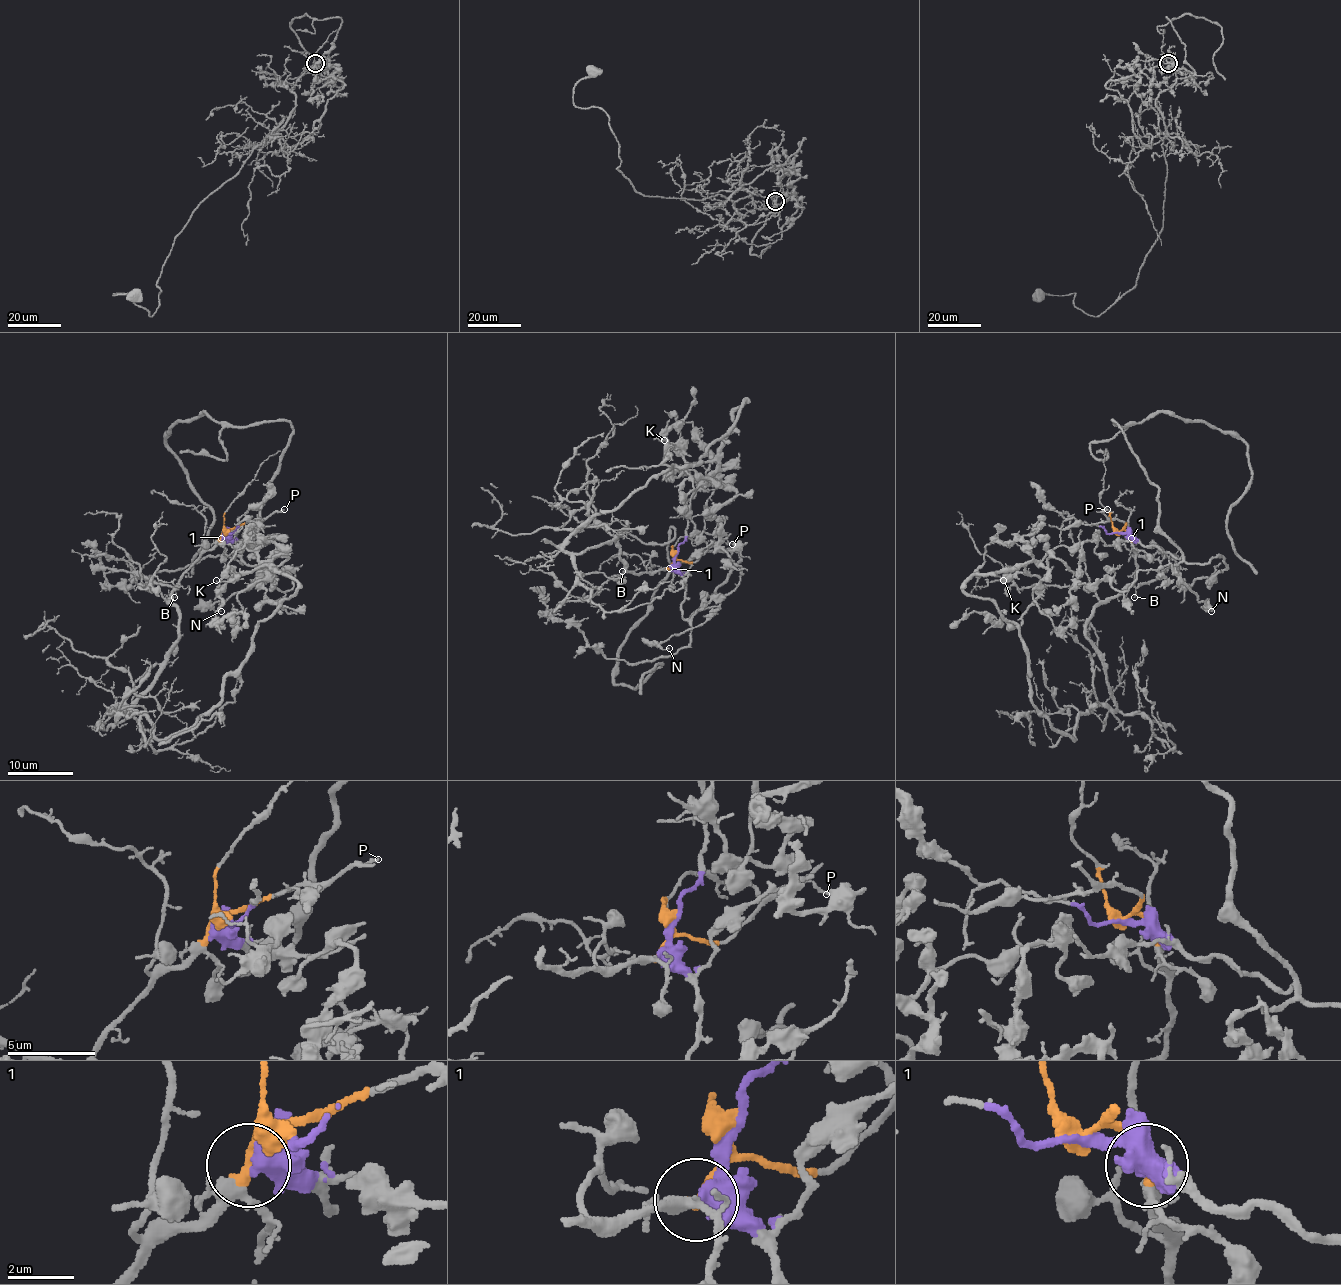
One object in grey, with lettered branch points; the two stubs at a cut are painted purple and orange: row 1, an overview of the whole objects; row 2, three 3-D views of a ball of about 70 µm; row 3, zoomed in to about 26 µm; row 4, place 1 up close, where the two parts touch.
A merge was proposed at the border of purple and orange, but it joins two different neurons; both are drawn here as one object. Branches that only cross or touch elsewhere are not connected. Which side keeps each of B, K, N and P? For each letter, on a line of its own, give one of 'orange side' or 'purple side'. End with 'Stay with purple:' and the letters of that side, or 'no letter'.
B: orange side
K: orange side
N: purple side
P: orange side
Stay with purple: N

